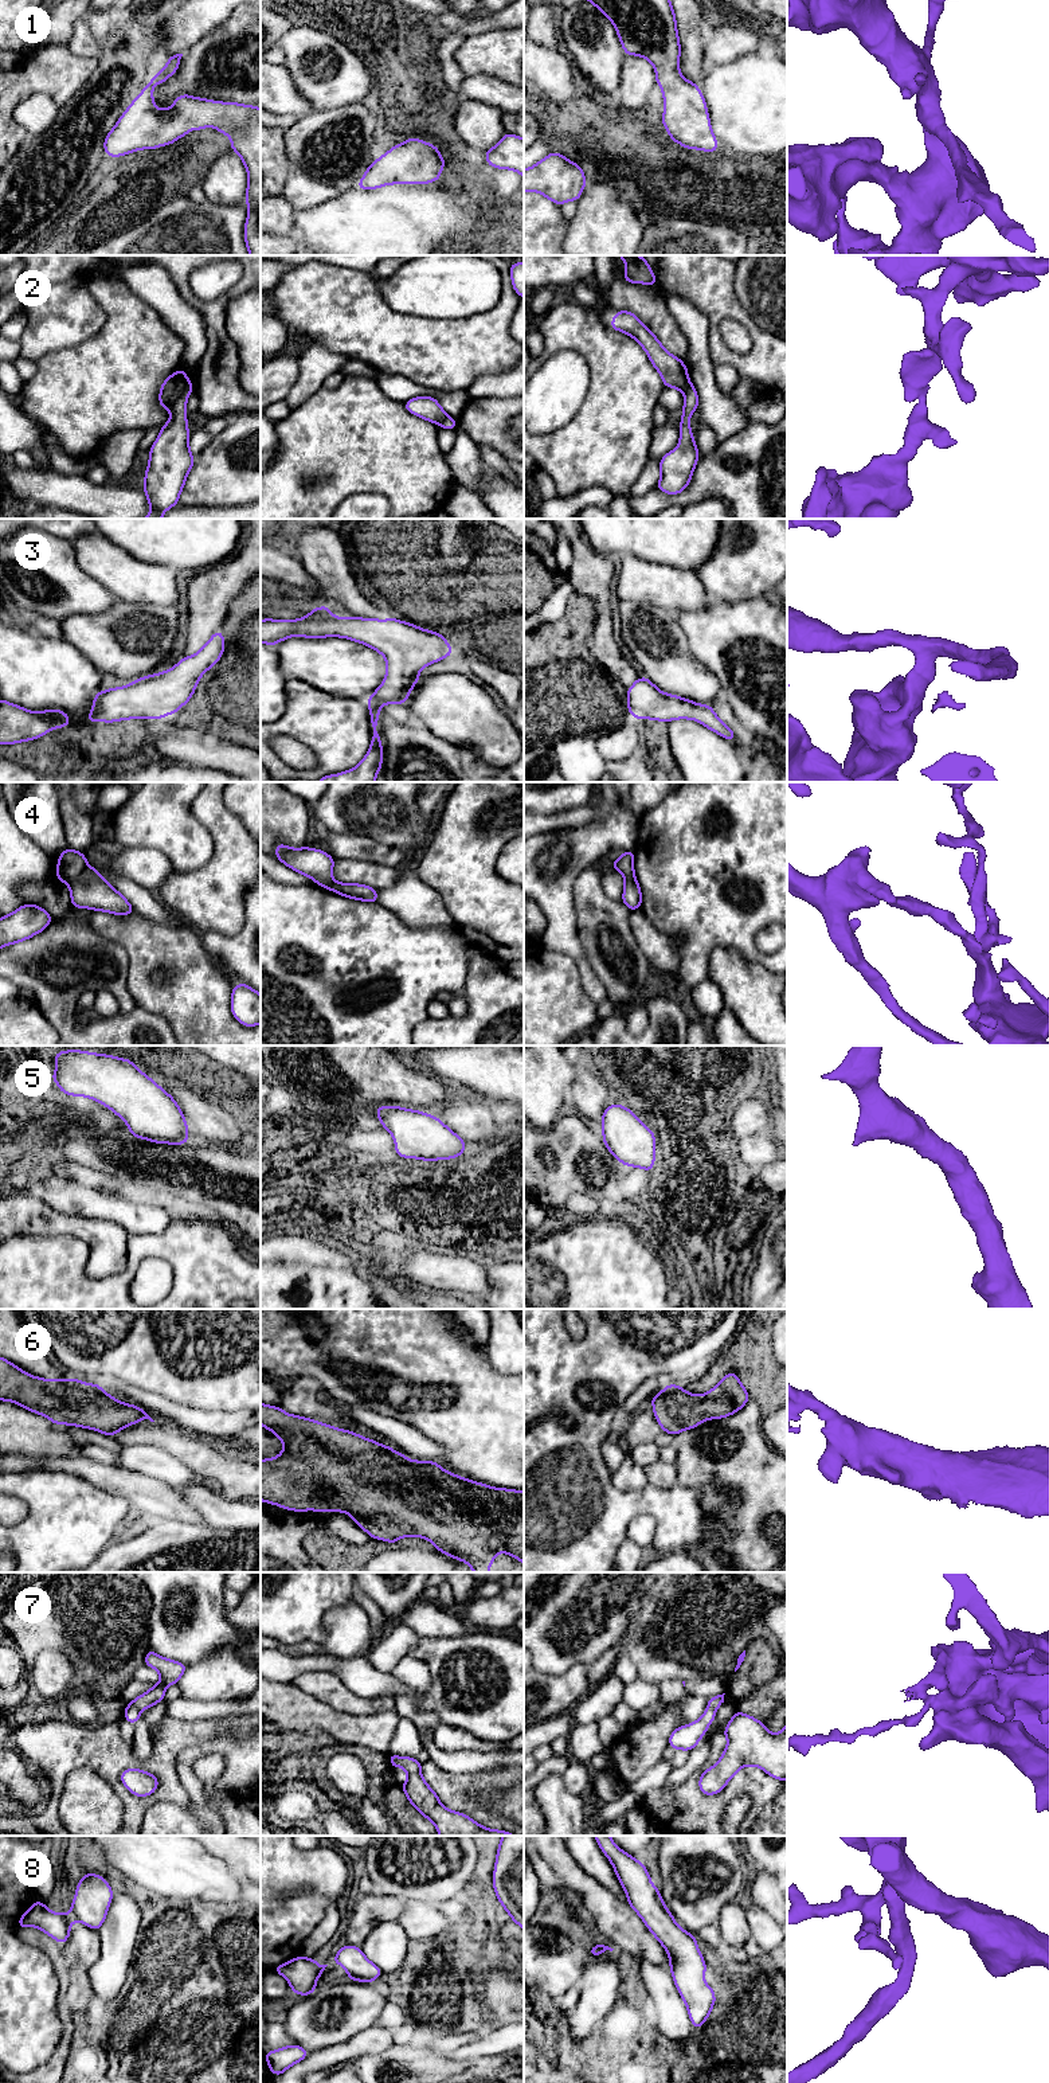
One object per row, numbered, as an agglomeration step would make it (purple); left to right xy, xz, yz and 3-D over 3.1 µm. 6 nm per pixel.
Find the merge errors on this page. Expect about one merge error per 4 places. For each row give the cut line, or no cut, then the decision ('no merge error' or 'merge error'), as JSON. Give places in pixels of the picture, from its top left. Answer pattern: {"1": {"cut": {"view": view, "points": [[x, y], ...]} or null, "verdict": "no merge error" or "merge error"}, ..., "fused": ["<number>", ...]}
{"1": {"cut": null, "verdict": "no merge error"}, "2": {"cut": {"view": "xy", "points": [[191, 383], [169, 410]]}, "verdict": "merge error"}, "3": {"cut": null, "verdict": "no merge error"}, "4": {"cut": {"view": "xy", "points": [[87, 864], [69, 883]]}, "verdict": "merge error"}, "5": {"cut": null, "verdict": "no merge error"}, "6": {"cut": null, "verdict": "no merge error"}, "7": {"cut": {"view": "xy", "points": [[129, 1704], [139, 1711]]}, "verdict": "merge error"}, "8": {"cut": null, "verdict": "no merge error"}, "fused": ["2", "4", "7"]}

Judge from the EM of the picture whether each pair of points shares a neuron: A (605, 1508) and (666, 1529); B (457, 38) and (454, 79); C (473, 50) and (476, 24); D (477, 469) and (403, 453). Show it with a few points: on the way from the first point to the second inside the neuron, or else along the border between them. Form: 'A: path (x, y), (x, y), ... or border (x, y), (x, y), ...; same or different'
A: path (622, 1508), (652, 1508), (656, 1512); same
B: path (449, 49), (450, 69); same
C: border (505, 27), (466, 36); different
D: border (443, 456), (453, 481); different

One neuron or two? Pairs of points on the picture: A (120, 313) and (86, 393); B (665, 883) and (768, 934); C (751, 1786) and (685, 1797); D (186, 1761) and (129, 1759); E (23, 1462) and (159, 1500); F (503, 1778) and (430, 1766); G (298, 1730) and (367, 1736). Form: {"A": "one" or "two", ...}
{"A": "one", "B": "two", "C": "one", "D": "two", "E": "one", "F": "one", "G": "one"}

